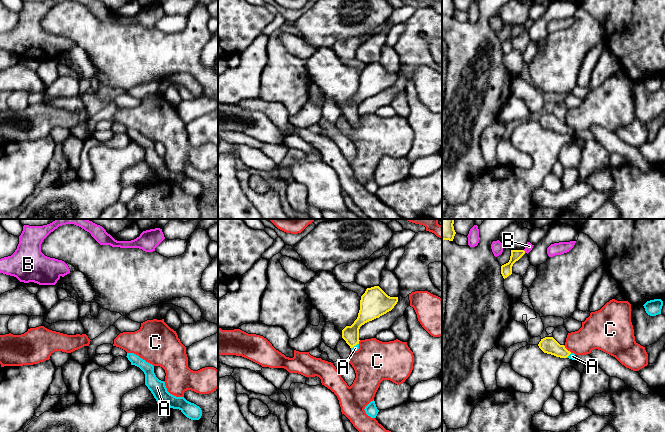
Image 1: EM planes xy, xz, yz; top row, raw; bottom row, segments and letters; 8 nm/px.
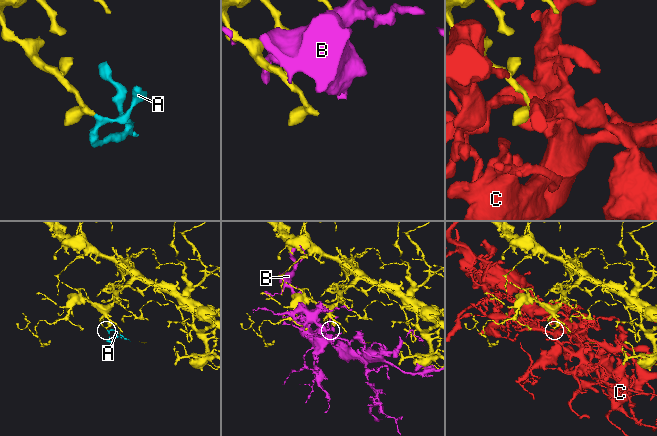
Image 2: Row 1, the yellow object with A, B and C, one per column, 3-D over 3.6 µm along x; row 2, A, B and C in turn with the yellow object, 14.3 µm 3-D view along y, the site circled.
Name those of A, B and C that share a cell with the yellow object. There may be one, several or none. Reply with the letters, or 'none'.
A

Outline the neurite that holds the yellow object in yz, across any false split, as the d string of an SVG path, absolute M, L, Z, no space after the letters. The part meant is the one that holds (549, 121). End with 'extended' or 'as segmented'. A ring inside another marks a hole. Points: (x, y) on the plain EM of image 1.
M545 113L541 115L538 122L544 129L560 134L576 136L575 130L568 127L564 121L560 121L553 113Z; extended

